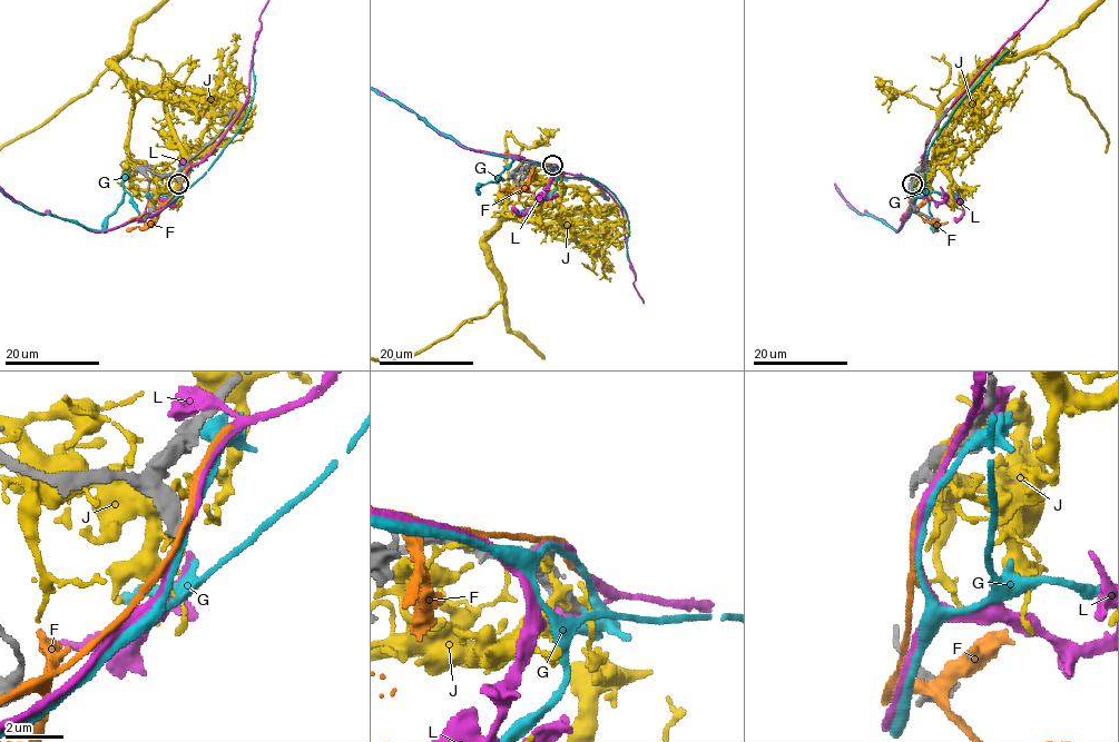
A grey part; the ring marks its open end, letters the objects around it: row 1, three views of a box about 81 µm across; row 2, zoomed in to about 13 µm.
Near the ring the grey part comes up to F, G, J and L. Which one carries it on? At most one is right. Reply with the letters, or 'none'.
none

